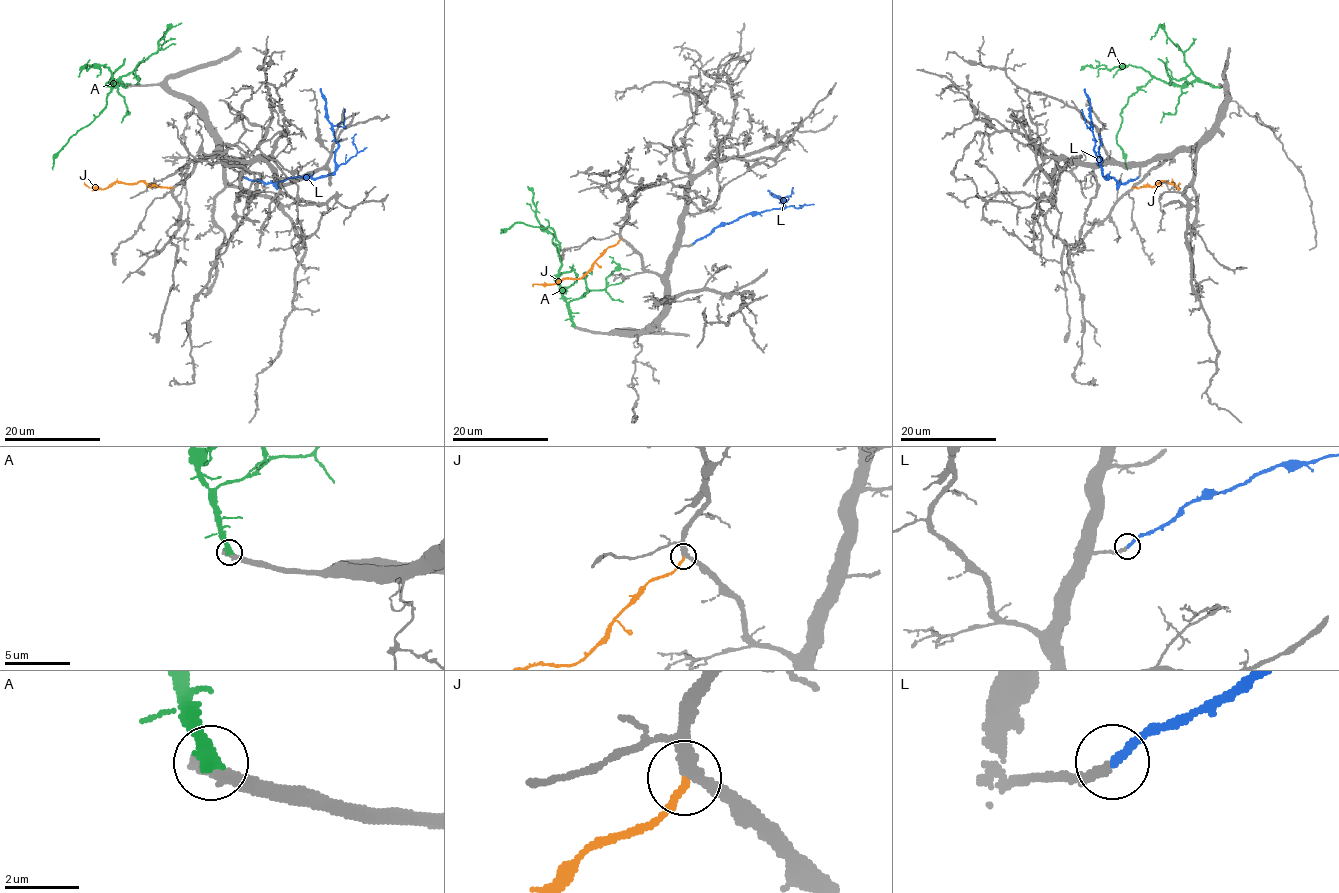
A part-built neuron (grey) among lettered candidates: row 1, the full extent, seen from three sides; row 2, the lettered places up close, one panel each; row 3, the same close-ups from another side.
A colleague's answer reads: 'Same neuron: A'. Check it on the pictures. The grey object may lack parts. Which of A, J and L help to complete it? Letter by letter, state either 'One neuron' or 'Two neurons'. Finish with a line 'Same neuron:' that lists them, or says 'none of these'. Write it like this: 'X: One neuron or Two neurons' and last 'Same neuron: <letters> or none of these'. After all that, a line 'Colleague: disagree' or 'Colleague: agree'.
A: Two neurons
J: Two neurons
L: One neuron
Same neuron: L
Colleague: disagree

